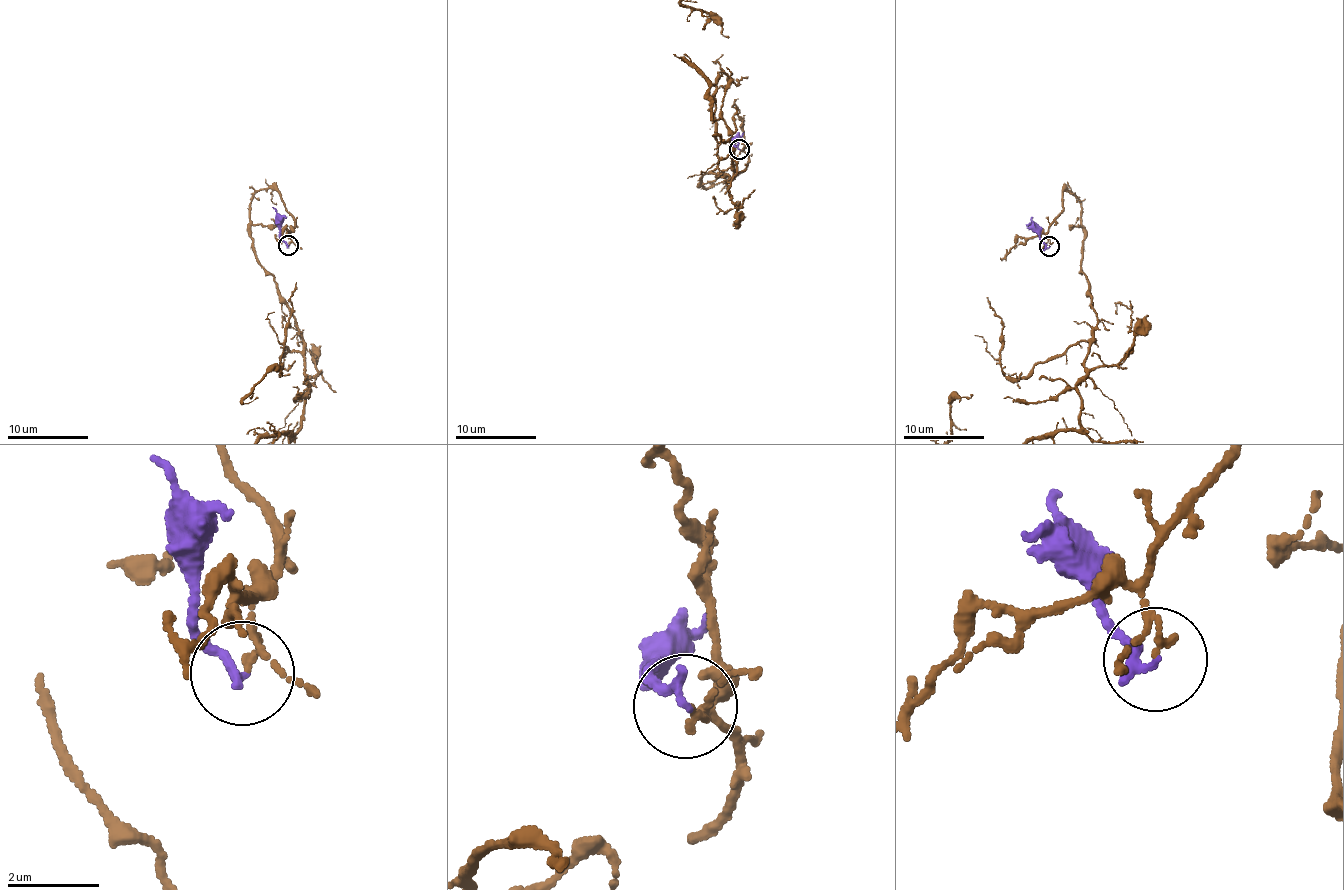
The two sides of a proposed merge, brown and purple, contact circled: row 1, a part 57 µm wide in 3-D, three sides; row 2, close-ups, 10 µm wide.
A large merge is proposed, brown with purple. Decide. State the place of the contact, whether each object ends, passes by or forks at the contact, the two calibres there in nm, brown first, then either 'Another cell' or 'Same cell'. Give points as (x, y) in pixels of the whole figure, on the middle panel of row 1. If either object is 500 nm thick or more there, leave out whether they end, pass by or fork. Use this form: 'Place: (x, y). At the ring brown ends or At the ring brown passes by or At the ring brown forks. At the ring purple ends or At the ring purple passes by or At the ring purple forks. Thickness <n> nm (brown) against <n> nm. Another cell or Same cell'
Place: (739, 149). At the ring brown passes by. At the ring purple ends. Thickness 110 nm (brown) against 200 nm. Another cell

